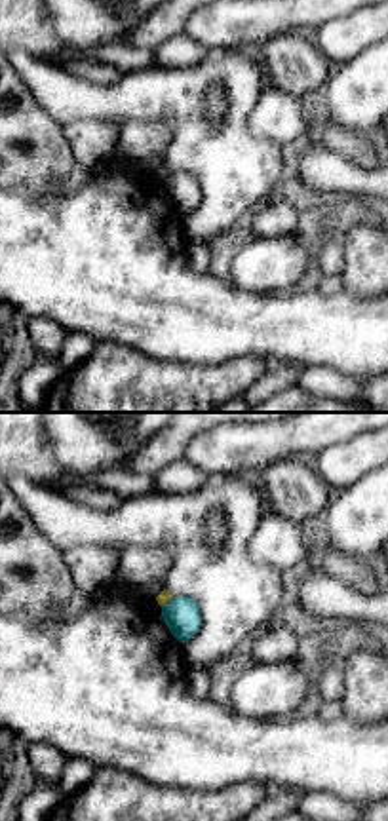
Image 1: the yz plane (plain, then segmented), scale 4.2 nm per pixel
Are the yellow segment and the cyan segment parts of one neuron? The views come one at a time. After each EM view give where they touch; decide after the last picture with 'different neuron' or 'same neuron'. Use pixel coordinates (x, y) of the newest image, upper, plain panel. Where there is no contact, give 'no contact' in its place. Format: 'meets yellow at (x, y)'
meets yellow at (168, 175)

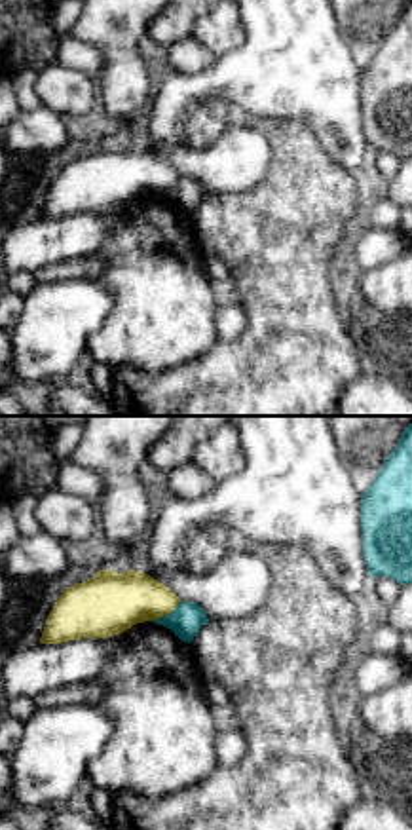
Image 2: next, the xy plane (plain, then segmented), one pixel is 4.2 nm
meets yellow at (168, 187)

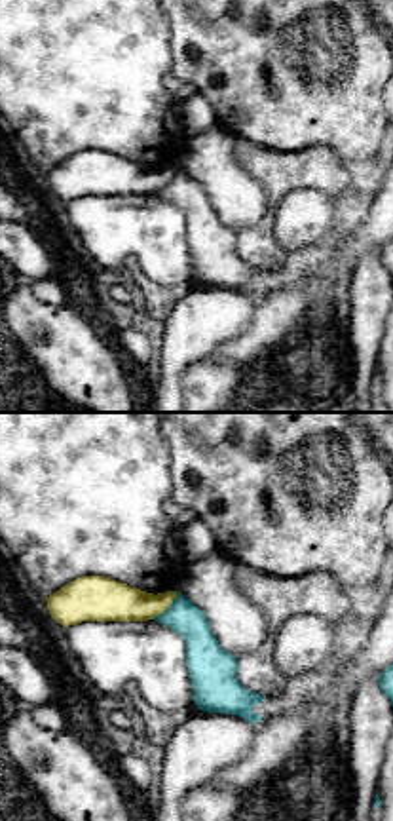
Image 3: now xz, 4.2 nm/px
meets yellow at (166, 183)

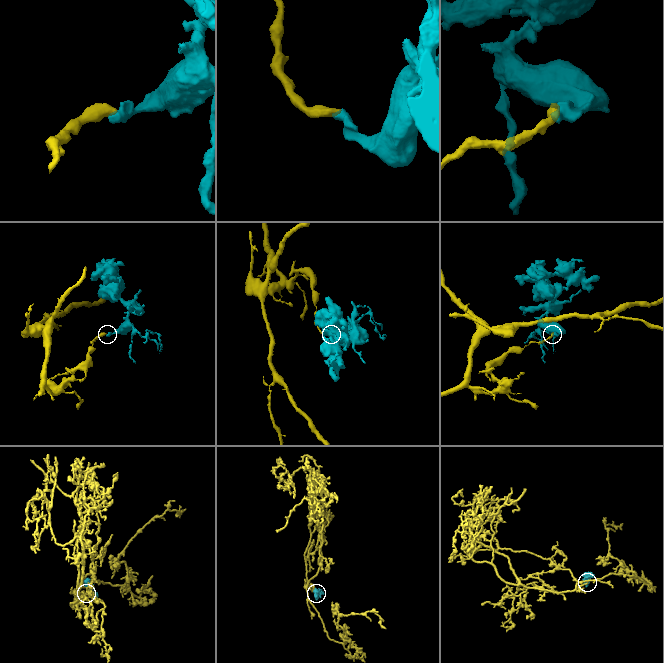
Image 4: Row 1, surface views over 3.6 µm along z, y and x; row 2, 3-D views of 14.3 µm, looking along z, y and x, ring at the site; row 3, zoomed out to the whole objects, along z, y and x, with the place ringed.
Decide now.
different neuron

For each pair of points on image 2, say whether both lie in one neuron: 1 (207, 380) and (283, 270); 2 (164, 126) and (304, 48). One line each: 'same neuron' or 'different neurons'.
1: same neuron
2: same neuron

